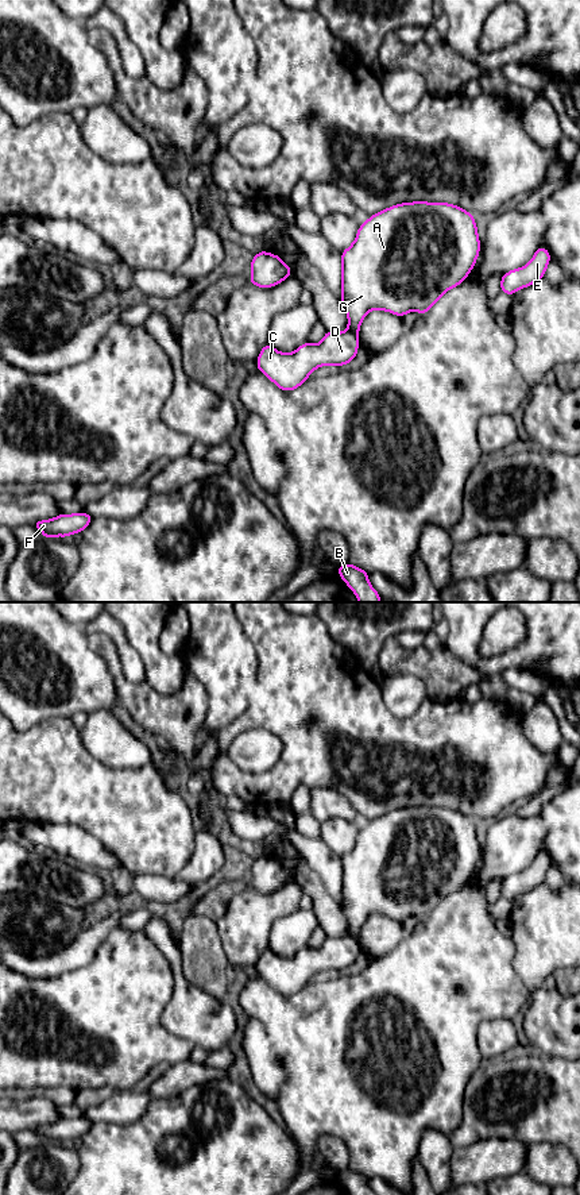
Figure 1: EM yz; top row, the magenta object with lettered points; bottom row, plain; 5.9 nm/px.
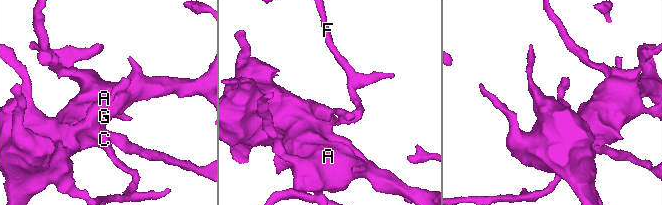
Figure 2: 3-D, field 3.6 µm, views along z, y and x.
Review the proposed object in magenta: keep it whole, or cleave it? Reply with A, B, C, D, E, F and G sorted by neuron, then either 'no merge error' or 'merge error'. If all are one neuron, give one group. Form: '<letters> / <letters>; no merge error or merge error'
A B C D E F G; no merge error

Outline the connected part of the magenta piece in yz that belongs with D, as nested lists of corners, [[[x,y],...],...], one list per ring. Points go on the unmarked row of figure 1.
[[[402,807],[370,821],[364,829],[360,829],[352,849],[341,856],[341,909],[348,922],[347,934],[326,936],[320,948],[305,947],[294,957],[281,957],[267,948],[256,964],[258,975],[281,995],[290,997],[301,991],[321,971],[343,972],[349,968],[357,960],[359,934],[367,918],[378,914],[399,922],[413,915],[425,920],[444,898],[459,891],[473,874],[482,851],[477,840],[475,821],[449,807]]]

